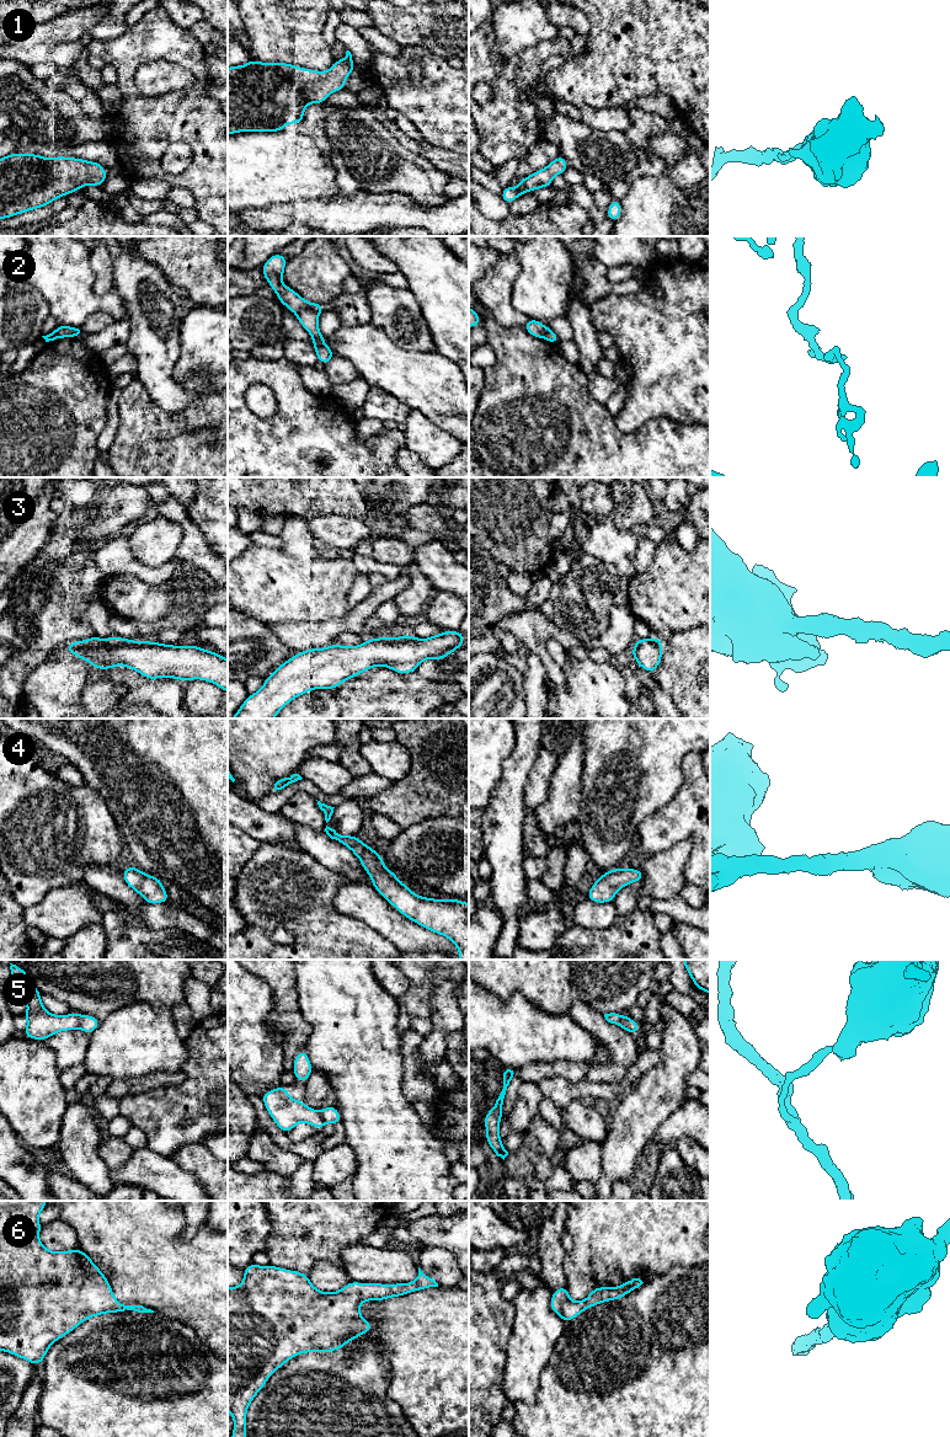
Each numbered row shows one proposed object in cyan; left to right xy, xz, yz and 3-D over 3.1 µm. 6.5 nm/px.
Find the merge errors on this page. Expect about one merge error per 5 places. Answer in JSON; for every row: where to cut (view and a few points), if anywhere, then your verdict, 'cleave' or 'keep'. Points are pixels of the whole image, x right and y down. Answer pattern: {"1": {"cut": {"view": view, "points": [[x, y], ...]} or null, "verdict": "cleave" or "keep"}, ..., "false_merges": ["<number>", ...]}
{"1": {"cut": null, "verdict": "keep"}, "2": {"cut": {"view": "xz", "points": [[318, 313], [310, 309], [302, 309], [295, 314]]}, "verdict": "cleave"}, "3": {"cut": null, "verdict": "keep"}, "4": {"cut": null, "verdict": "keep"}, "5": {"cut": {"view": "xy", "points": [[78, 1015], [78, 1024], [80, 1026]]}, "verdict": "cleave"}, "6": {"cut": null, "verdict": "keep"}, "false_merges": ["2", "5"]}

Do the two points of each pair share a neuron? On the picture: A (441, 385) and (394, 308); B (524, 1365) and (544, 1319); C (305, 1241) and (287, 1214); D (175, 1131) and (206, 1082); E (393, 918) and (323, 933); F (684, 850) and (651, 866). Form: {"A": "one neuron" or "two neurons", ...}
{"A": "two neurons", "B": "one neuron", "C": "one neuron", "D": "one neuron", "E": "two neurons", "F": "one neuron"}

